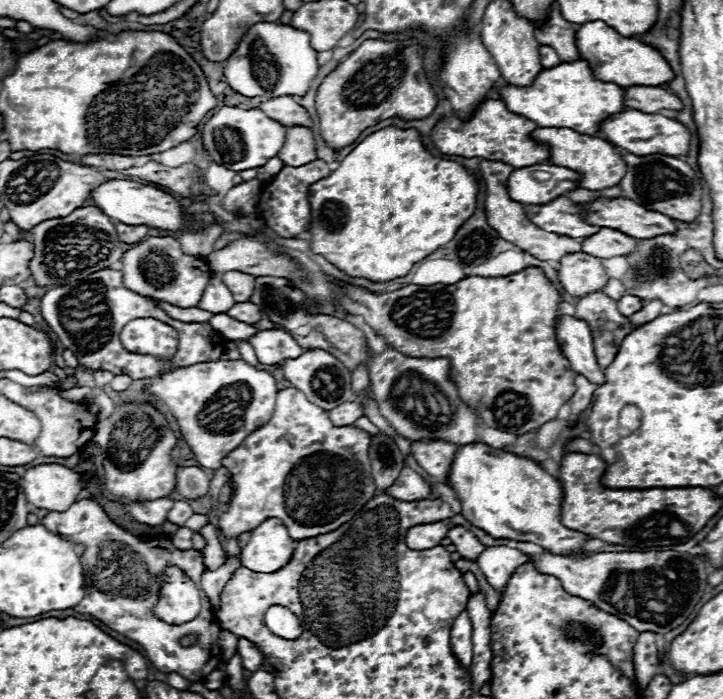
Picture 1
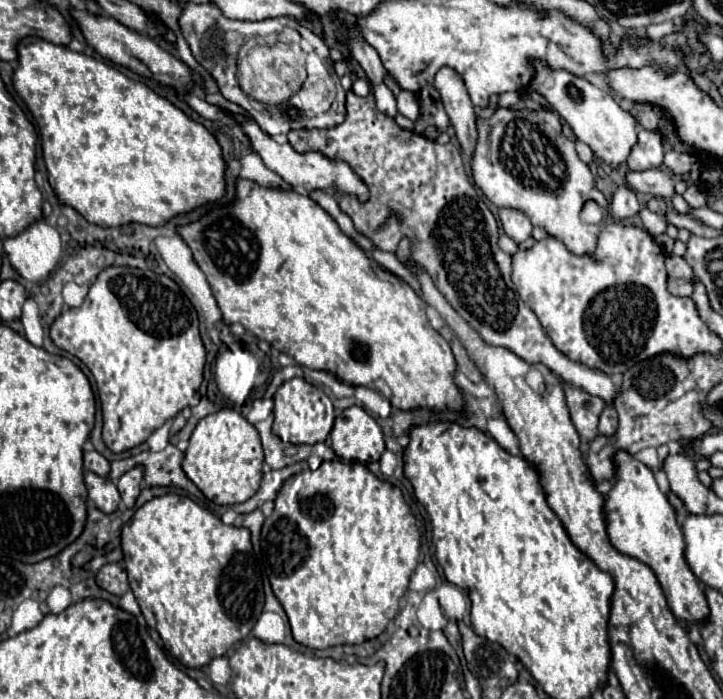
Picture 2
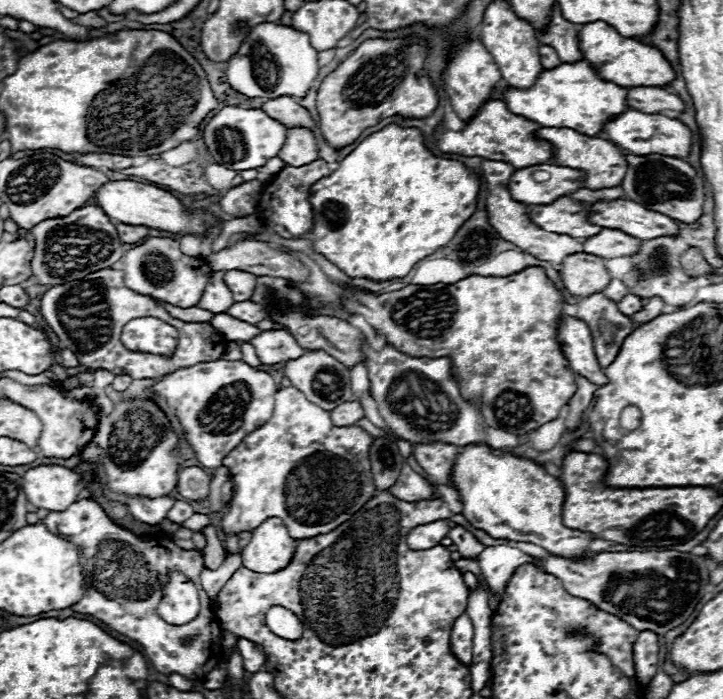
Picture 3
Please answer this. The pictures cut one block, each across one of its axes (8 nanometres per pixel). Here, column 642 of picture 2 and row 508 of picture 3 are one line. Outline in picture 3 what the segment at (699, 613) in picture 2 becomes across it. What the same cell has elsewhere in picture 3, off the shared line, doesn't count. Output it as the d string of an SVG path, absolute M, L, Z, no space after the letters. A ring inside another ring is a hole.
M486 444L464 446L456 458L452 482L462 496L462 514L466 520L492 538L532 542L564 558L592 556L588 544L594 540L594 536L566 528L562 524L562 506L566 494L564 484L550 476L536 462L494 450Z

